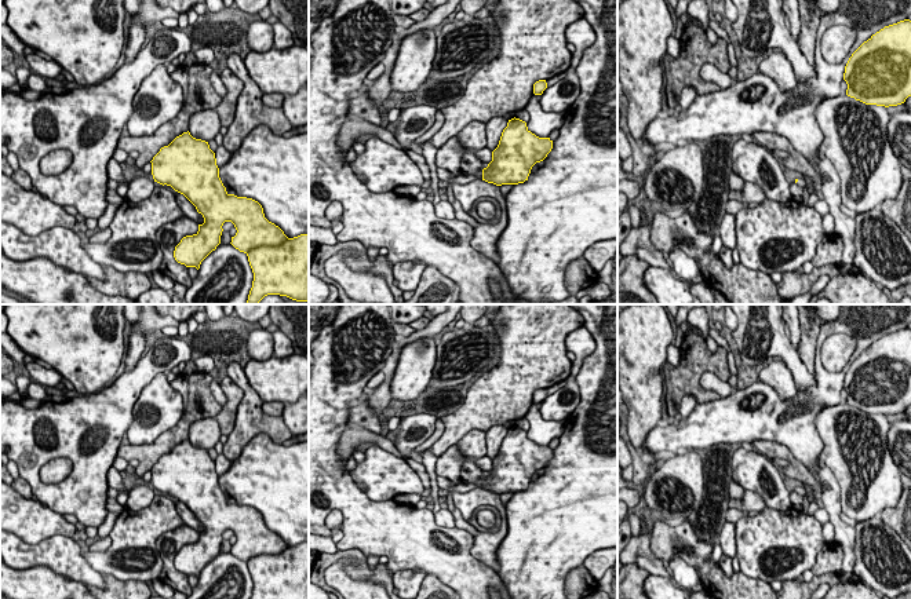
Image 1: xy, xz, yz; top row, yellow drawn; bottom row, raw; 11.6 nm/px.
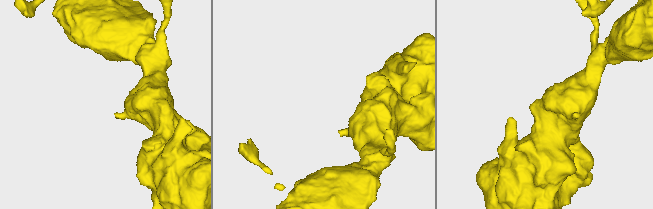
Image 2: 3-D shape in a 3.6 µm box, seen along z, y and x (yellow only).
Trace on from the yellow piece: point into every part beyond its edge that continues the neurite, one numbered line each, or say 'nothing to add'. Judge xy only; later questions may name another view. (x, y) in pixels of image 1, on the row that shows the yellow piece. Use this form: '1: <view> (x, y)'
nothing to add

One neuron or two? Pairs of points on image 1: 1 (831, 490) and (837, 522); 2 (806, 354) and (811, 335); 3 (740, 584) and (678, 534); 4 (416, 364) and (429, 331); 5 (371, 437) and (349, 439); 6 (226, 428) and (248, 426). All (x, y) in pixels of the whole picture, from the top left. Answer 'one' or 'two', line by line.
1: one
2: one
3: one
4: two
5: one
6: two

